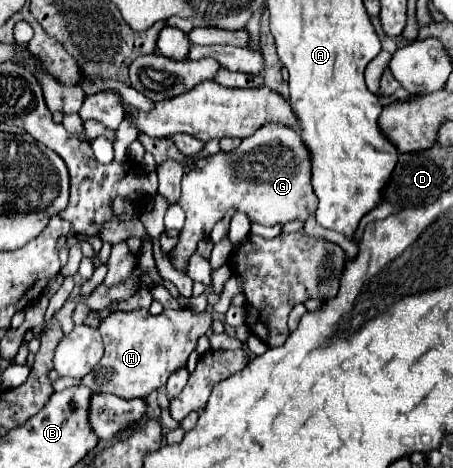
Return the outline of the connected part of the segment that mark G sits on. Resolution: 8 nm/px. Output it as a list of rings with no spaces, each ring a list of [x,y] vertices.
[[[263,124],[253,136],[243,138],[239,148],[235,148],[229,154],[215,154],[209,158],[201,158],[195,162],[195,168],[183,176],[183,194],[179,200],[179,206],[183,208],[187,220],[185,226],[179,234],[179,244],[173,248],[171,262],[175,268],[185,270],[187,258],[195,252],[197,242],[203,238],[209,238],[209,232],[213,226],[225,216],[229,208],[241,210],[249,216],[251,222],[259,222],[265,226],[275,226],[275,224],[287,224],[291,220],[307,220],[309,214],[315,212],[317,208],[317,196],[311,186],[311,160],[309,160],[309,150],[305,148],[301,136],[297,130],[287,128],[285,124]]]

